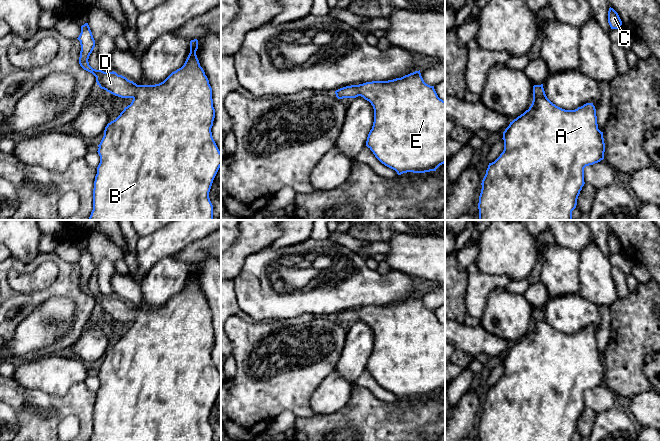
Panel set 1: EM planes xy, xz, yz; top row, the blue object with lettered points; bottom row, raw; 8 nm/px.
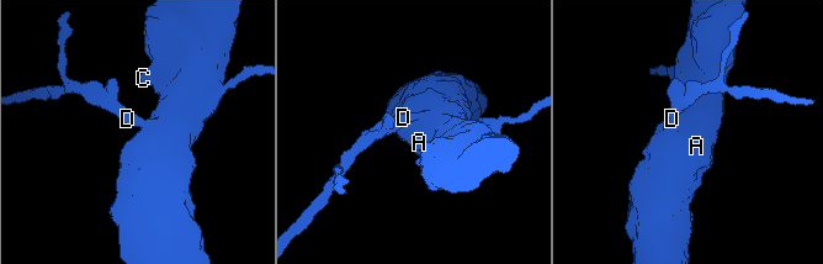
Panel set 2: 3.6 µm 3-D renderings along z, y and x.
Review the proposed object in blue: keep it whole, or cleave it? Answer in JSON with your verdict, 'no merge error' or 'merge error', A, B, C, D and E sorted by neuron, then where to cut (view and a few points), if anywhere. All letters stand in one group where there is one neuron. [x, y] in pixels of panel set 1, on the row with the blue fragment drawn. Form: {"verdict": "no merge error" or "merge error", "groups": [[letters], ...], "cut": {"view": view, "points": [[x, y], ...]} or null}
{"verdict": "no merge error", "groups": [["A", "B", "C", "D", "E"]], "cut": null}

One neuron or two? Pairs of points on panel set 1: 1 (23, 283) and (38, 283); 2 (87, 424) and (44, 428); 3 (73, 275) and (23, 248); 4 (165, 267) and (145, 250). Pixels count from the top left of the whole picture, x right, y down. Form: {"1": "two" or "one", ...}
{"1": "one", "2": "one", "3": "two", "4": "two"}

